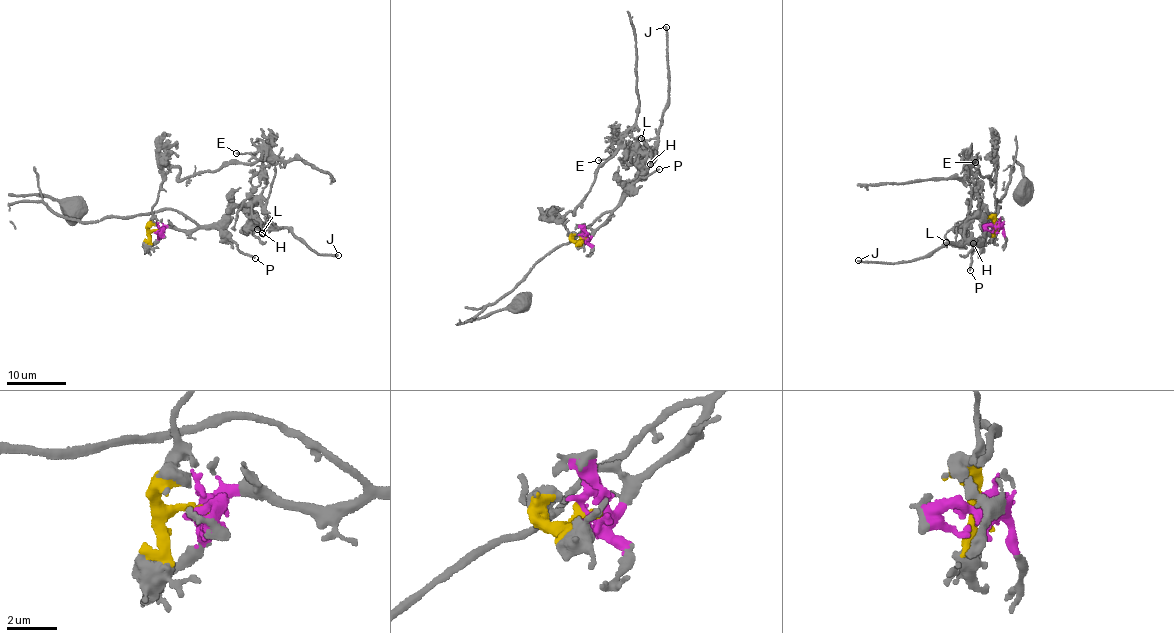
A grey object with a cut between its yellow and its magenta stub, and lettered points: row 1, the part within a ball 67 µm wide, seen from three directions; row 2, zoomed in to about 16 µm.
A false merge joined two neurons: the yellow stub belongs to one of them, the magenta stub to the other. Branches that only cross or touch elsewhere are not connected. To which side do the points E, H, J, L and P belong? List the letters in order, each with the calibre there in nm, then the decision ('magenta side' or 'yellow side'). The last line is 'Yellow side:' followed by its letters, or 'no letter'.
E: 170 nm | yellow side
H: 190 nm | magenta side
J: 220 nm | magenta side
L: 220 nm | magenta side
P: 170 nm | magenta side
Yellow side: E

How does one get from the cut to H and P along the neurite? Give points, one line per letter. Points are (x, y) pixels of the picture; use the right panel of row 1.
H: (996, 226), (1002, 227), (990, 234), (987, 220), (974, 217), (973, 244)
P: (996, 226), (996, 229), (1002, 227), (996, 233), (979, 237), (971, 256), (970, 271)

